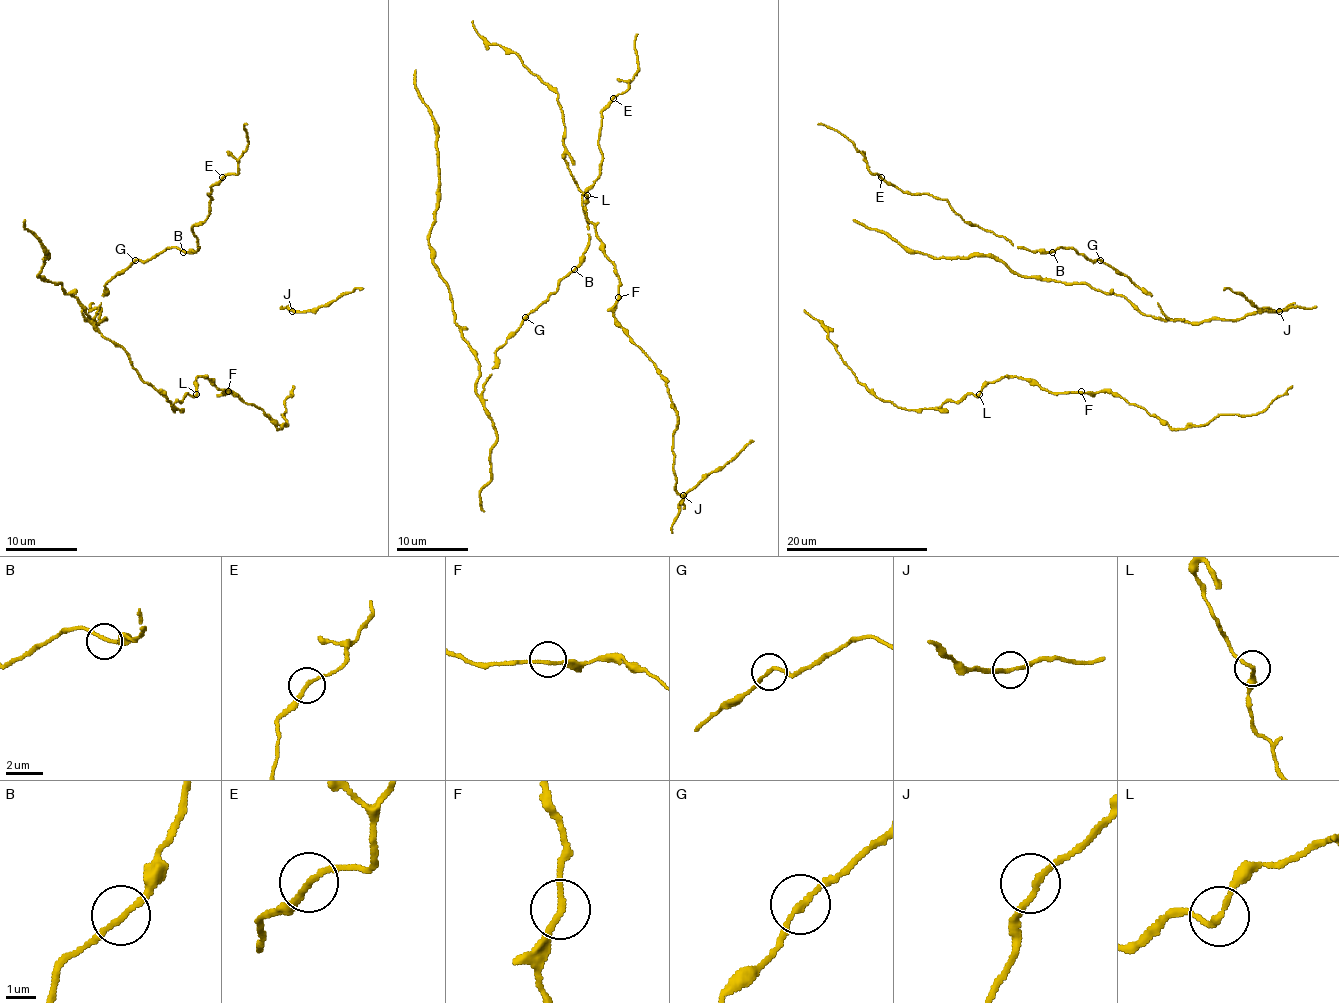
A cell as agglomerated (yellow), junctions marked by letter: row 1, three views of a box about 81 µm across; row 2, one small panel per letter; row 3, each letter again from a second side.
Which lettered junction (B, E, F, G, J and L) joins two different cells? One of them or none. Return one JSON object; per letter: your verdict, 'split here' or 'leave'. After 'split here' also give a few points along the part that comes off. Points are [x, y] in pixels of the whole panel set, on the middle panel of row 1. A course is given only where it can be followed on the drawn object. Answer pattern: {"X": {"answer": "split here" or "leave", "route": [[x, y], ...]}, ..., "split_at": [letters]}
{"B": {"answer": "leave"}, "E": {"answer": "leave"}, "F": {"answer": "leave"}, "G": {"answer": "leave"}, "J": {"answer": "leave"}, "L": {"answer": "leave"}, "split_at": []}

